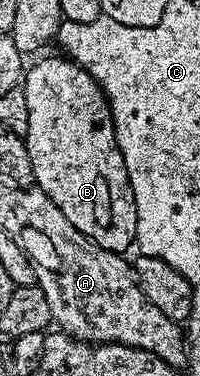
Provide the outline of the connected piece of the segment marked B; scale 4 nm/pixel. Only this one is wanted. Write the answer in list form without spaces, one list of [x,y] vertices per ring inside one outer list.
[[[65,56],[46,57],[43,61],[38,61],[34,66],[27,68],[24,73],[24,88],[26,98],[28,99],[28,131],[26,132],[26,146],[28,147],[28,155],[32,159],[32,171],[34,172],[34,185],[44,191],[44,195],[48,195],[48,199],[52,199],[52,203],[56,203],[56,207],[60,207],[60,211],[64,211],[64,219],[68,219],[68,223],[72,223],[72,227],[76,227],[76,231],[80,231],[89,241],[95,241],[100,247],[104,247],[113,253],[125,254],[126,248],[135,244],[134,236],[136,235],[136,203],[134,202],[134,192],[130,186],[128,179],[128,171],[124,167],[124,159],[121,157],[122,152],[118,146],[116,139],[116,131],[114,130],[114,120],[112,119],[112,111],[109,103],[106,102],[106,95],[96,83],[96,79],[92,79],[92,75],[88,75],[88,71],[84,71],[75,61],[67,59]]]

